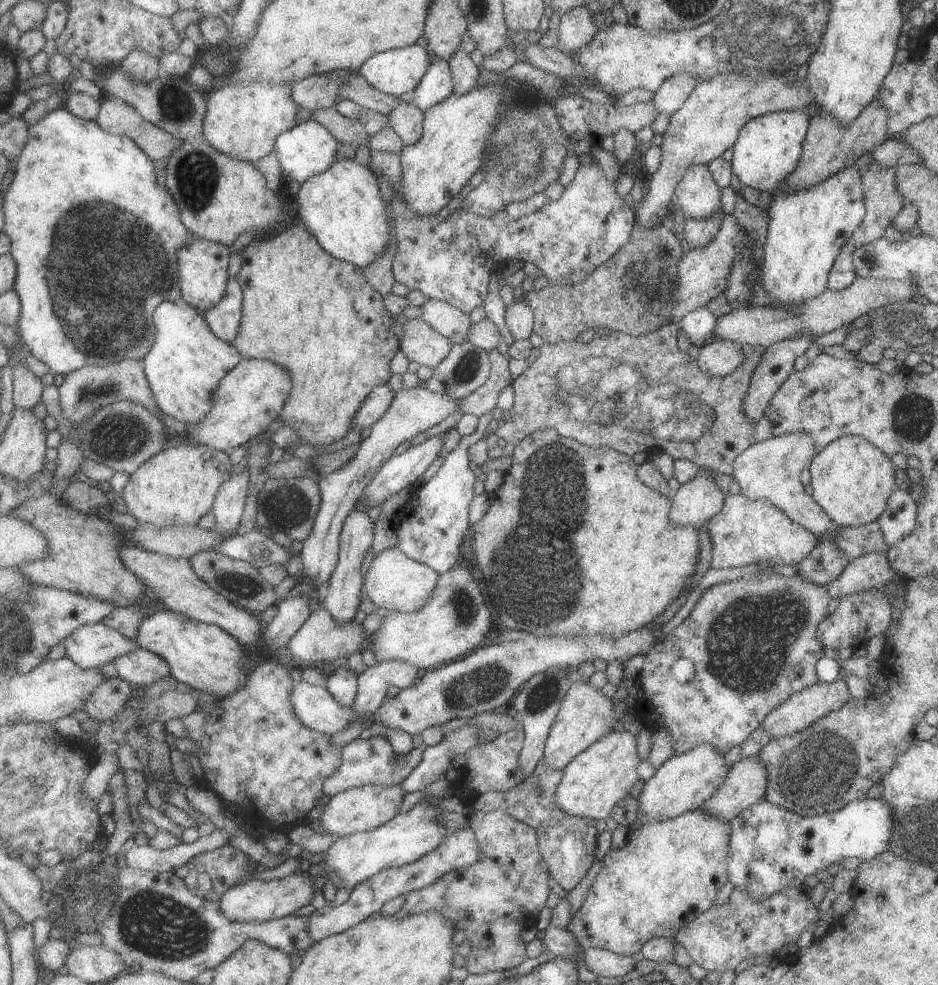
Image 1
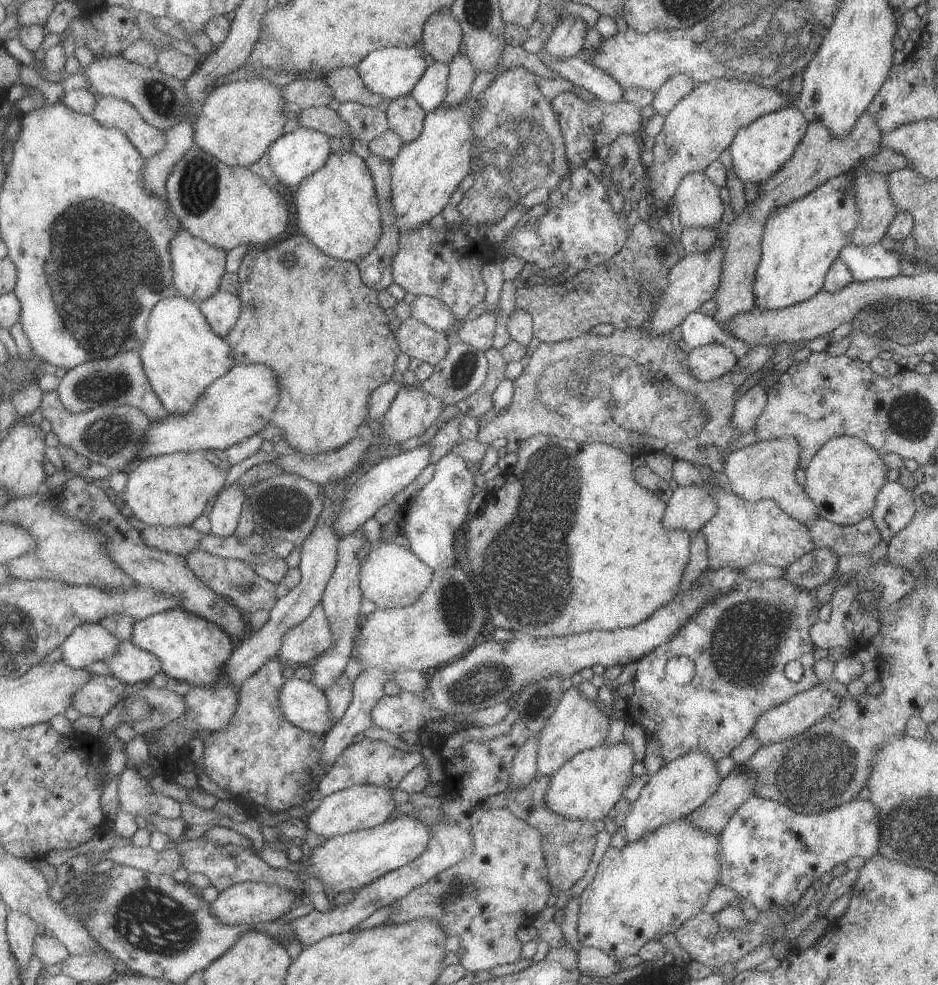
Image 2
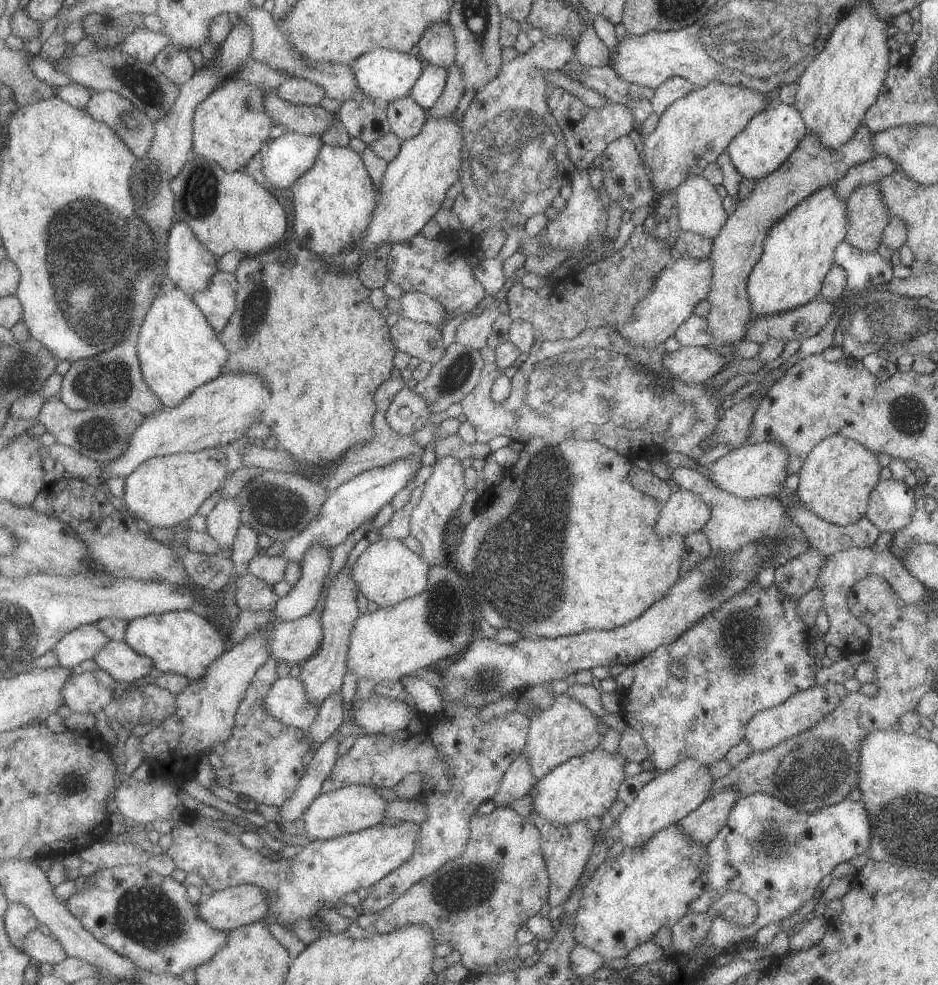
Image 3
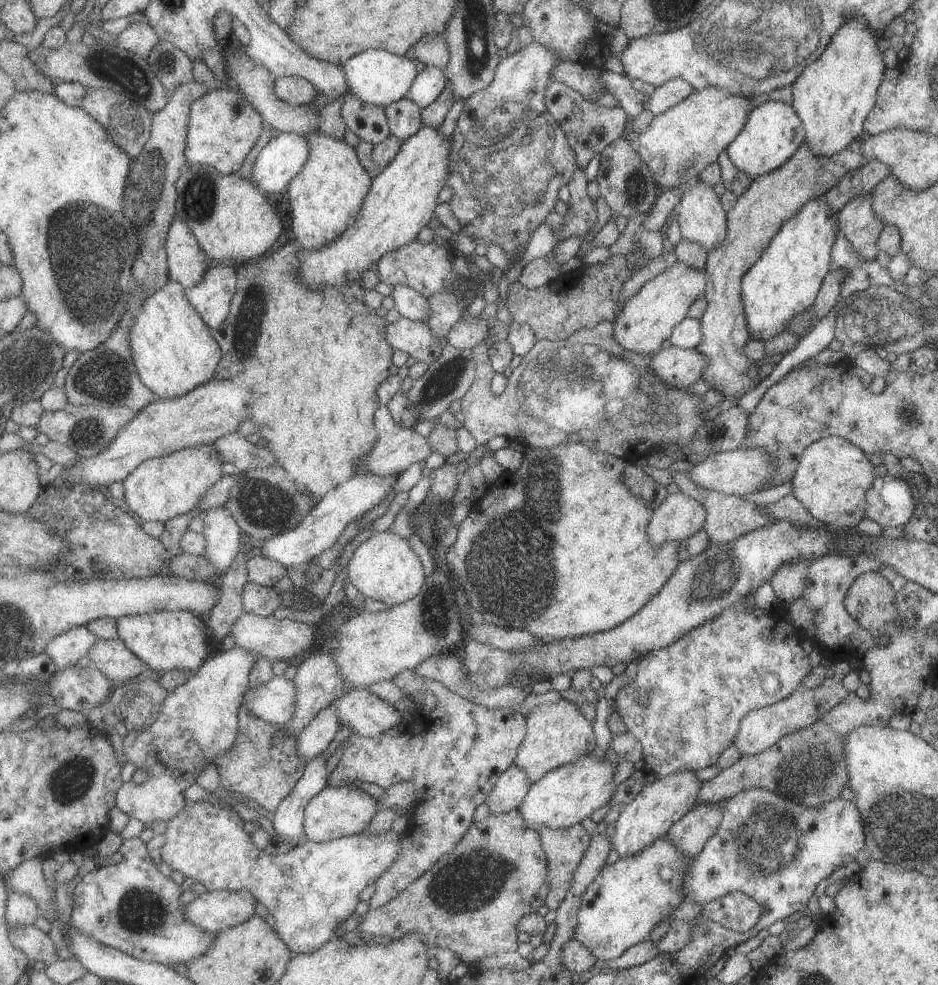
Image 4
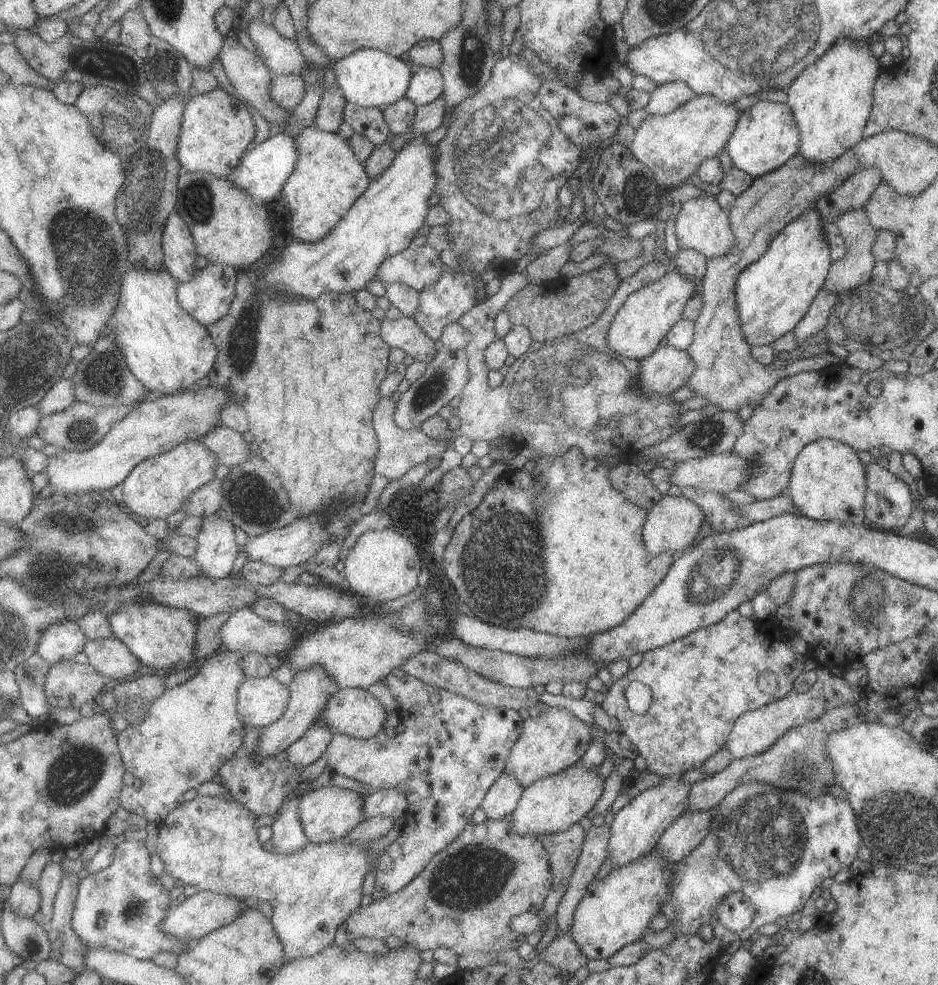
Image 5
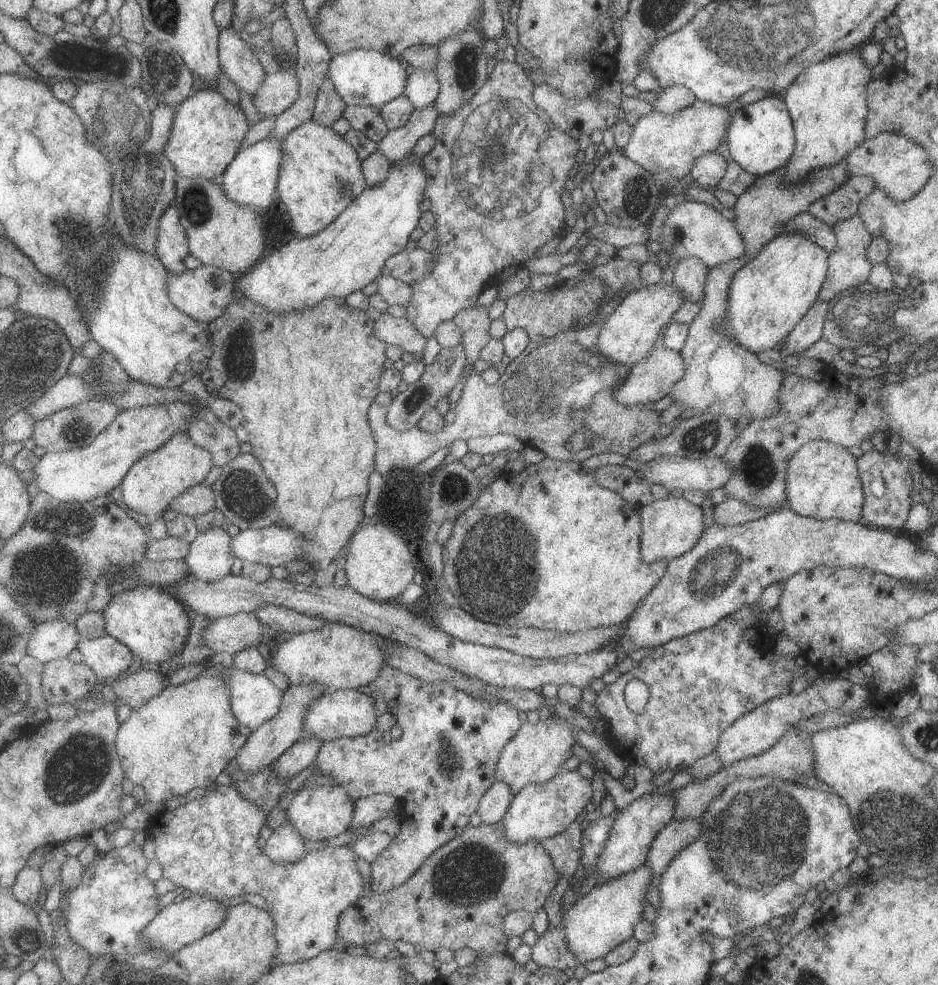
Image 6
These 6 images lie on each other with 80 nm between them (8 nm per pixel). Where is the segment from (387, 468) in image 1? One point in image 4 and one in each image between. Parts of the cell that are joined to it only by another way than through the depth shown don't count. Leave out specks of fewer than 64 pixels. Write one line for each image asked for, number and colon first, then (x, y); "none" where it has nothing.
2: (378, 486)
3: (356, 501)
4: (320, 529)

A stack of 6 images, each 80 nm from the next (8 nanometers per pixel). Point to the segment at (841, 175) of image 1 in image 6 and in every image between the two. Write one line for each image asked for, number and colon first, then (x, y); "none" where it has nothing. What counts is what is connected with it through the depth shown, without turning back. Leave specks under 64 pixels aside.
2: (801, 239)
3: (798, 251)
4: (785, 280)
5: (773, 294)
6: (769, 296)

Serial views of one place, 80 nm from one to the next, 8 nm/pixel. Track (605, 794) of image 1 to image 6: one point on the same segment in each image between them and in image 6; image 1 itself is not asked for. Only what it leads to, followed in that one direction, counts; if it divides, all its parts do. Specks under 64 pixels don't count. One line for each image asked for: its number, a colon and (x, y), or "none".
2: (588, 786)
3: (587, 785)
4: (583, 788)
5: (554, 803)
6: (539, 811)

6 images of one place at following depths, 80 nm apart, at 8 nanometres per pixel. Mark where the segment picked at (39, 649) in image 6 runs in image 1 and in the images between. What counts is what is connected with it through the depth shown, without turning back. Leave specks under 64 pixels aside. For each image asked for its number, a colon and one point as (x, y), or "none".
1: (95, 644)
2: (91, 642)
3: (84, 643)
4: (68, 649)
5: (61, 642)

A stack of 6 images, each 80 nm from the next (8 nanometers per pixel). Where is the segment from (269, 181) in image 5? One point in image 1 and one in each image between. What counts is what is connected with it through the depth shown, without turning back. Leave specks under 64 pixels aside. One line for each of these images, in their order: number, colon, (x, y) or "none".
1: (309, 148)
2: (293, 156)
3: (288, 157)
4: (284, 156)

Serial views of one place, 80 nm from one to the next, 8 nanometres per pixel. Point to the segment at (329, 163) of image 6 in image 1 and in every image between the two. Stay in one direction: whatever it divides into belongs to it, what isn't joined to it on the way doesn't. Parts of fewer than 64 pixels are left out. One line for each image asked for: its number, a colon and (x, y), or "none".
1: (343, 208)
2: (338, 210)
3: (334, 201)
4: (326, 196)
5: (328, 178)

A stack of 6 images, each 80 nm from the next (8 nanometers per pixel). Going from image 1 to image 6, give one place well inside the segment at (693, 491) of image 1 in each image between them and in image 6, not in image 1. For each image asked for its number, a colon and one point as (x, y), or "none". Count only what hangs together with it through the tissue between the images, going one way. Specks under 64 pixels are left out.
2: (690, 508)
3: (684, 512)
4: (680, 516)
5: (672, 524)
6: (671, 526)

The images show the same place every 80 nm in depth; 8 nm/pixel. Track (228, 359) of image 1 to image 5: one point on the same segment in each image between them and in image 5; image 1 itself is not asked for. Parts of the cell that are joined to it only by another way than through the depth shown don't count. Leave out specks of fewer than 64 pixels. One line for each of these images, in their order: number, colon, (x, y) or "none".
2: (183, 356)
3: (178, 350)
4: (174, 351)
5: (167, 349)

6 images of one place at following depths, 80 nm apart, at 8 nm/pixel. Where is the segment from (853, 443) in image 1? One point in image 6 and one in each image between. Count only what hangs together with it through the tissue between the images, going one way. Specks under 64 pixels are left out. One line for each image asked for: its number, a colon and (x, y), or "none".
2: (844, 478)
3: (836, 481)
4: (832, 479)
5: (828, 482)
6: (823, 482)

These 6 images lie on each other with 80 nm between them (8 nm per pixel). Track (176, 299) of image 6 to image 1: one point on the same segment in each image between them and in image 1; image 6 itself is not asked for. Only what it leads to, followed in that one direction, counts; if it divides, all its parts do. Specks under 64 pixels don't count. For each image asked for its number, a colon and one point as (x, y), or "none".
1: (224, 318)
2: (222, 310)
3: (218, 302)
4: (212, 298)
5: (207, 296)

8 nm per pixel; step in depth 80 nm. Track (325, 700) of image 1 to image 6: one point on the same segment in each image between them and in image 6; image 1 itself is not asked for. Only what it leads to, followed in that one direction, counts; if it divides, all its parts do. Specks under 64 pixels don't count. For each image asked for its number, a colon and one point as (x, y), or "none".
2: (303, 703)
3: (287, 701)
4: (274, 702)
5: (261, 701)
6: (255, 700)

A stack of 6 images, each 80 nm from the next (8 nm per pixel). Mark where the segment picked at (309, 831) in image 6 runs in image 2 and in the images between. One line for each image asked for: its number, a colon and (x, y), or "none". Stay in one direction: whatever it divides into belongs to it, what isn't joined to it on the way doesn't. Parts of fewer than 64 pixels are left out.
2: (359, 807)
3: (353, 808)
4: (334, 813)
5: (328, 813)

